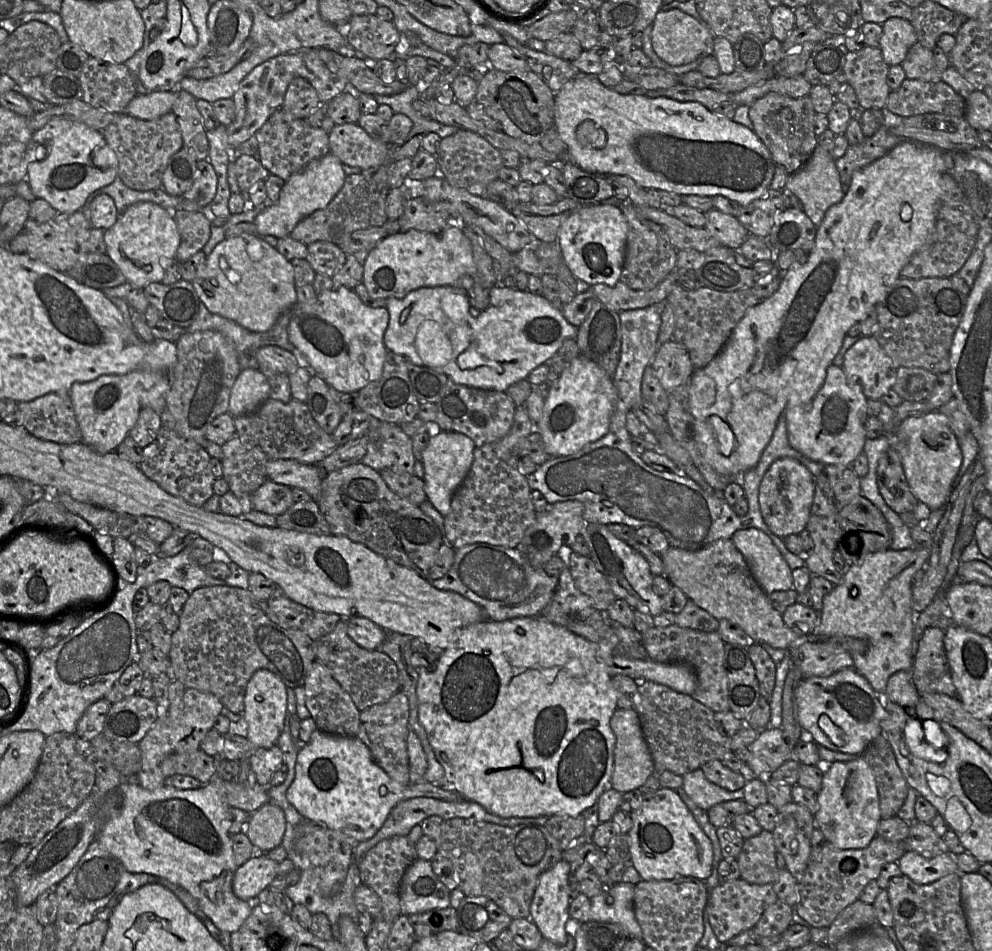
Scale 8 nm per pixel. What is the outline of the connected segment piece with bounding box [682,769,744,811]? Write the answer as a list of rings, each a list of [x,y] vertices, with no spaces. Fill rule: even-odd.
[[[696,769],[683,776],[682,790],[700,808],[707,811],[712,806],[730,800],[743,800],[742,789],[729,791],[713,784],[705,777],[701,769]]]

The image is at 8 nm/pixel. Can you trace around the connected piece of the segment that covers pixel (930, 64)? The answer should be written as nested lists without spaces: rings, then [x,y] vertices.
[[[916,42],[908,51],[902,62],[906,78],[918,79],[926,82],[939,82],[942,80],[932,51]]]

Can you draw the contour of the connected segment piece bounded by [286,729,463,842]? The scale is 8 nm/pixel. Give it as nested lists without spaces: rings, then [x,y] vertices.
[[[320,729],[299,751],[295,778],[286,792],[286,798],[306,819],[340,831],[358,842],[366,841],[381,829],[391,810],[400,802],[430,797],[445,801],[461,801],[453,789],[445,789],[432,782],[401,785],[372,760],[369,748],[357,736],[338,736]]]

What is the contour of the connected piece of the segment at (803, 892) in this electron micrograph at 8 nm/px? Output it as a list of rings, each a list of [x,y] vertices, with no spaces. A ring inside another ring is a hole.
[[[876,835],[869,845],[862,849],[837,849],[824,842],[815,862],[809,864],[801,881],[798,882],[798,900],[794,906],[798,915],[811,927],[829,928],[837,916],[859,897],[865,886],[876,881],[882,867],[890,862],[898,862],[905,852],[905,842],[891,842]]]

